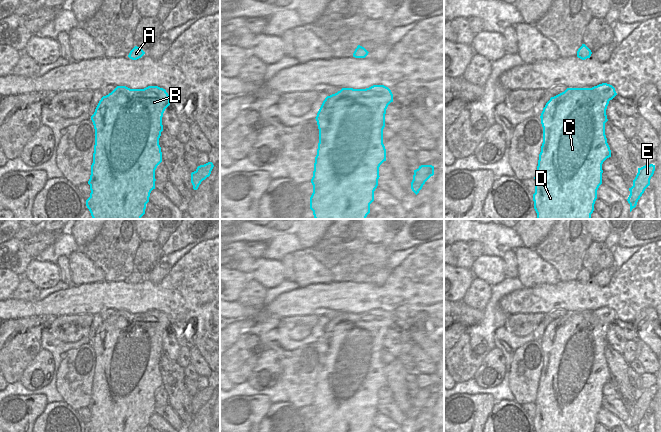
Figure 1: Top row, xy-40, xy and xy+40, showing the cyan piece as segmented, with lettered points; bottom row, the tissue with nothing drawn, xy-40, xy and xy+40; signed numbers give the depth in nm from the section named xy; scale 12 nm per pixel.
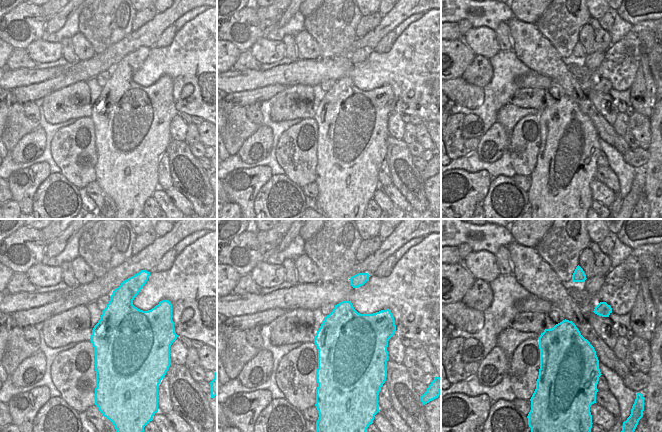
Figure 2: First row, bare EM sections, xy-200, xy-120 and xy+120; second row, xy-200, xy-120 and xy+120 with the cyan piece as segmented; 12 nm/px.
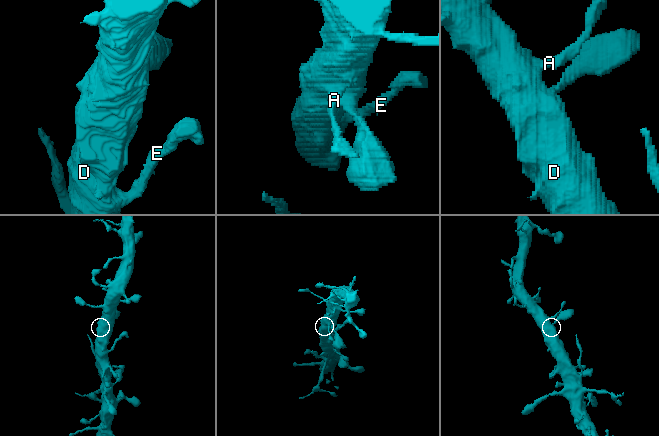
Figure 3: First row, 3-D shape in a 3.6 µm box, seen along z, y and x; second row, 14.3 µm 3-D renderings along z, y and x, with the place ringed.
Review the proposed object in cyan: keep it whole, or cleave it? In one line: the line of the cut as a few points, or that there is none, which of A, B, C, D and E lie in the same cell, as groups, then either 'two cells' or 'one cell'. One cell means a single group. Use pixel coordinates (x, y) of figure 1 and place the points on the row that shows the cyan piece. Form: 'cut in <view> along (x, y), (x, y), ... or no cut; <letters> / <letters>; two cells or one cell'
no cut; A B C D E; one cell

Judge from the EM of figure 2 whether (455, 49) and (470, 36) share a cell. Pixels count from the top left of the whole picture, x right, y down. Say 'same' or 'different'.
different

